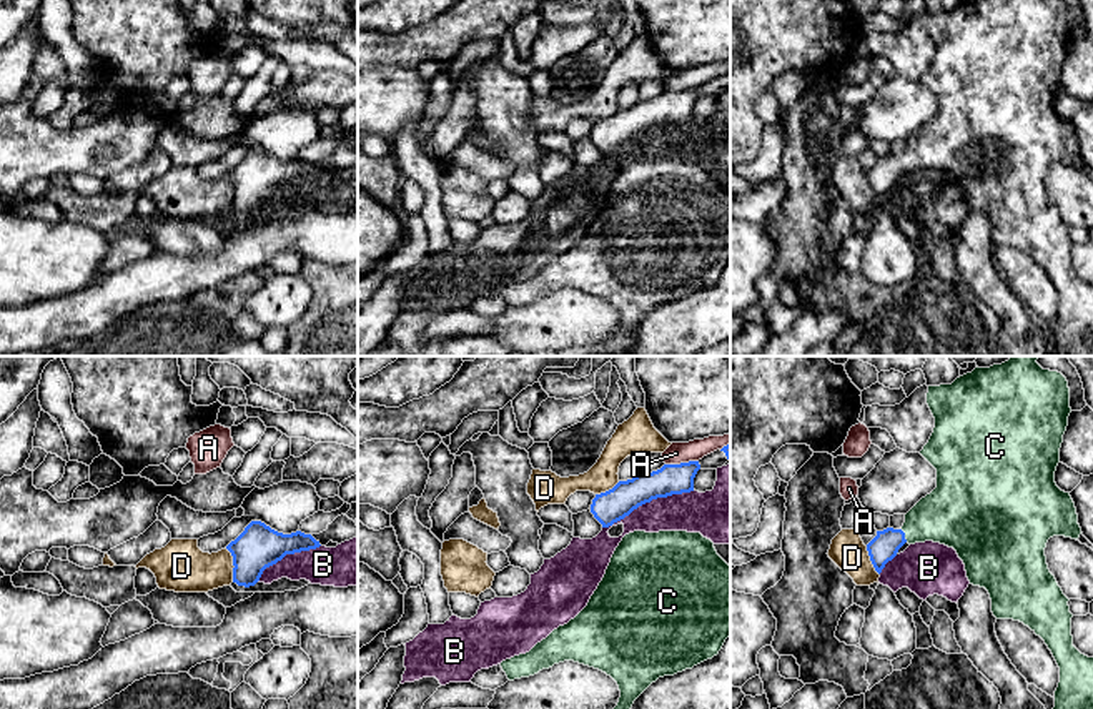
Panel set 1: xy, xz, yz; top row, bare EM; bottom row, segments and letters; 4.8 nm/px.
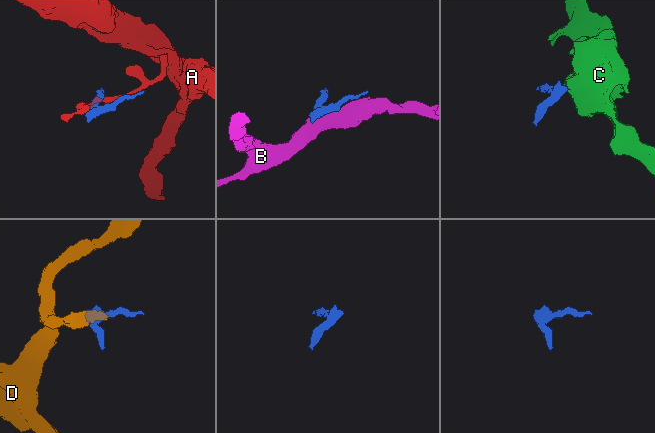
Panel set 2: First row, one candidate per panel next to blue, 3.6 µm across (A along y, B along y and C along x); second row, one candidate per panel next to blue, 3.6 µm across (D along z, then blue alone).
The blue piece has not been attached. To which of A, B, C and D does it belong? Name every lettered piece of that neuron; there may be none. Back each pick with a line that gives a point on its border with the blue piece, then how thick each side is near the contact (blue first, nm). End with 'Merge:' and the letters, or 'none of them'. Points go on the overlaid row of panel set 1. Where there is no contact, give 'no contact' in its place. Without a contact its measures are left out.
C: meets blue in yz at (904, 536); 140 nm thick on the blue side, 300 nm on the other
Merge: C

